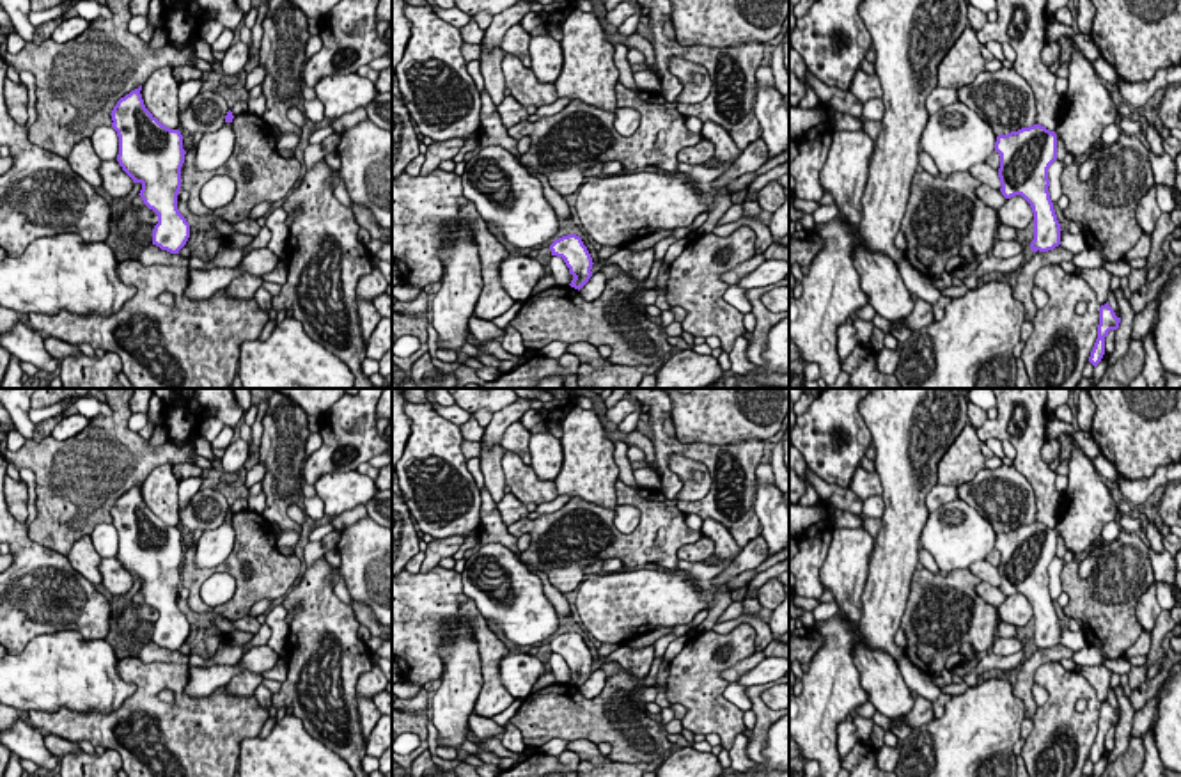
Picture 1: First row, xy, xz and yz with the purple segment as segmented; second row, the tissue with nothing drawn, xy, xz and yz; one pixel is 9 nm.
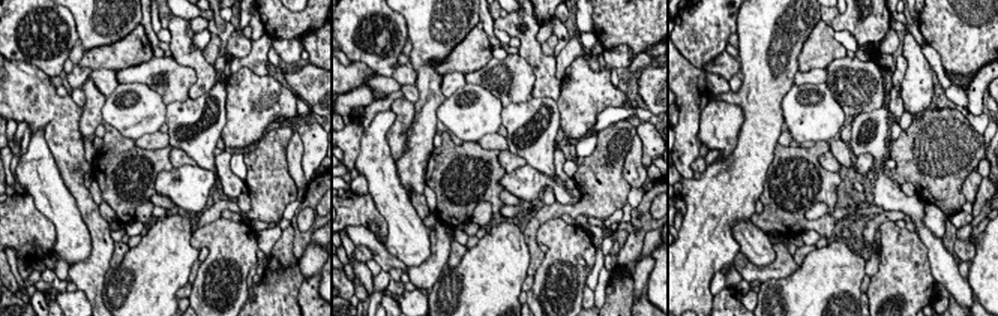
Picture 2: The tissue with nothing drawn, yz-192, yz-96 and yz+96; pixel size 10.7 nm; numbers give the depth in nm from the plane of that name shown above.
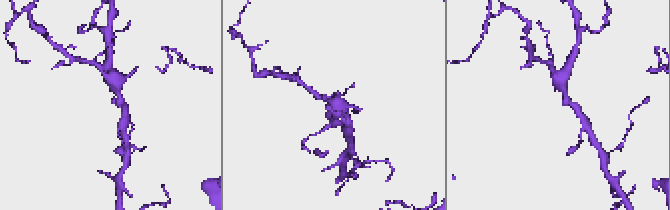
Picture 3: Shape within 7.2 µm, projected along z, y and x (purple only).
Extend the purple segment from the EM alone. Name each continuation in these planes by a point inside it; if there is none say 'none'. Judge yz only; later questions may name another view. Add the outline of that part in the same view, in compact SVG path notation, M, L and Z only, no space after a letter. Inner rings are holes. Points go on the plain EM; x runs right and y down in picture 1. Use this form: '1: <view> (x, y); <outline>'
1: yz (1008, 646); M1007 637L995 639L989 649L998 656L1009 656L1028 648L1032 648L1030 642L1020 640L1018 637Z

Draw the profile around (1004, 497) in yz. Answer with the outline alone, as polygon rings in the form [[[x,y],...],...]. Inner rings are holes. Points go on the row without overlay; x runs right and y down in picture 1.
[[[1014,465],[979,470],[970,483],[958,486],[958,497],[988,520],[997,534],[1037,522],[1036,493]]]

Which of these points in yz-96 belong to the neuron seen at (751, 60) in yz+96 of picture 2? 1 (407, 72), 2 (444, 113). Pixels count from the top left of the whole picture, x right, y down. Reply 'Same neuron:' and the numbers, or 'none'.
Same neuron: none

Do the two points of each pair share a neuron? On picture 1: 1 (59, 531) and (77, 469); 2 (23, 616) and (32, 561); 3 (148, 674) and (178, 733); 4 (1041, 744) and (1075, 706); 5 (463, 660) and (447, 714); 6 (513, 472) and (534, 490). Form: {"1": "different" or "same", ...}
{"1": "same", "2": "same", "3": "same", "4": "same", "5": "same", "6": "same"}

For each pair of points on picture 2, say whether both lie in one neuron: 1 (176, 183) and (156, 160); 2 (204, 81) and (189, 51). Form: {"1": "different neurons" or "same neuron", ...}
{"1": "different neurons", "2": "same neuron"}

